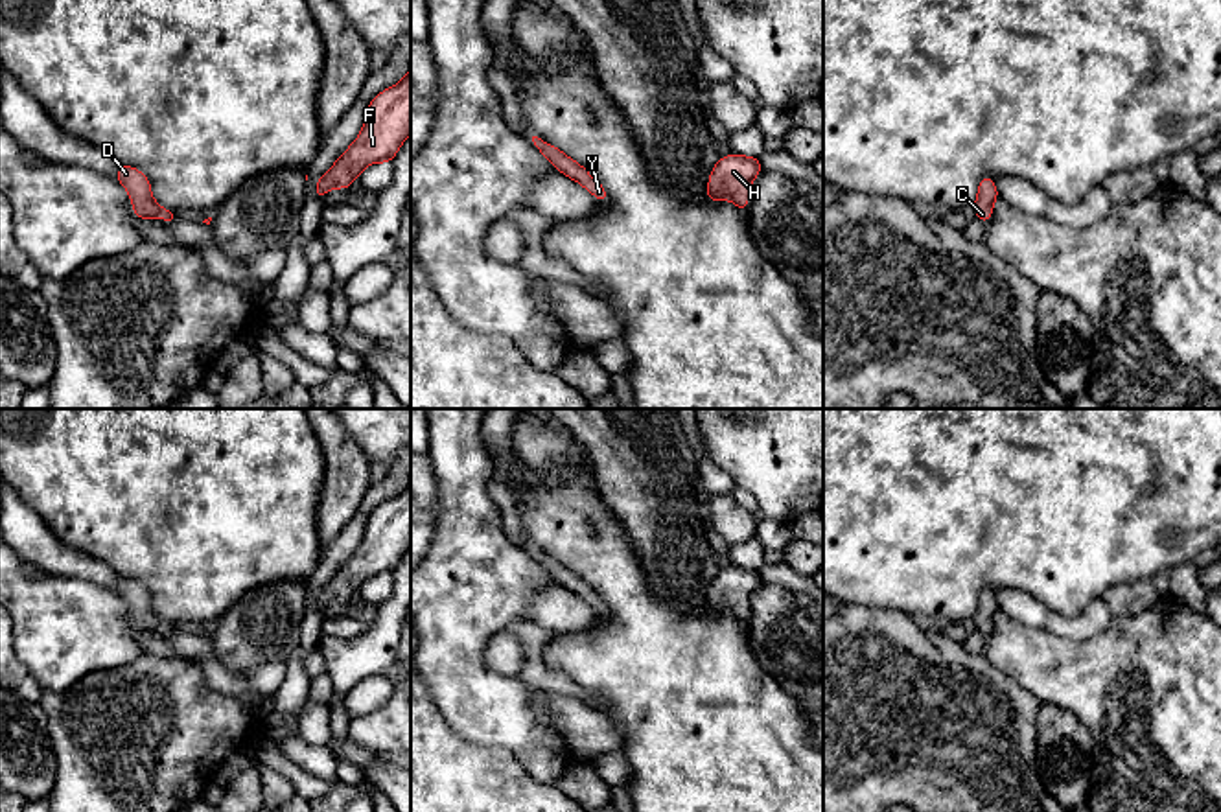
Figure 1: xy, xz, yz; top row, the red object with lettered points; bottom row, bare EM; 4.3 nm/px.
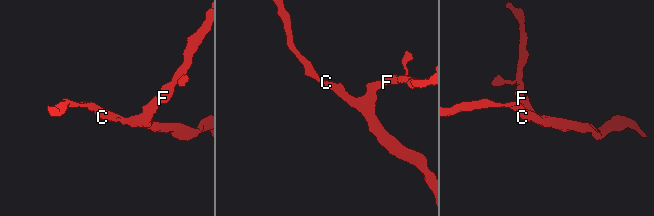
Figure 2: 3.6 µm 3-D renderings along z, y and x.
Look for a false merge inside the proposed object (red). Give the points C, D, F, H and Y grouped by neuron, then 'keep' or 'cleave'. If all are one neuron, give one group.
groups C D F H Y; keep

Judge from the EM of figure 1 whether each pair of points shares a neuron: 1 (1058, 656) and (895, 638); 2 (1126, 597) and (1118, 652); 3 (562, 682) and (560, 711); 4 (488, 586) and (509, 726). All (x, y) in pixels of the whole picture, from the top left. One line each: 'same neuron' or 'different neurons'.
1: different neurons
2: different neurons
3: different neurons
4: same neuron

